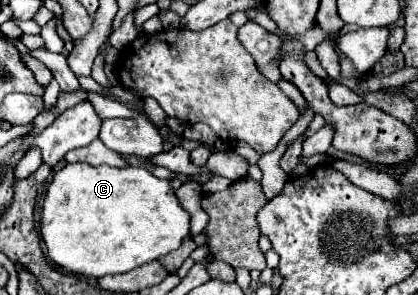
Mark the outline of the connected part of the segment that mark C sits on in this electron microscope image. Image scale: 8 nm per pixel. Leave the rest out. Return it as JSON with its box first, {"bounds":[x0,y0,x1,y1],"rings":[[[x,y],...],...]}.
{"bounds":[41,163,191,277],"rings":[[[73,163],[55,173],[47,187],[41,209],[41,237],[47,245],[47,255],[59,267],[87,277],[105,277],[111,273],[127,273],[139,265],[151,263],[161,255],[179,249],[189,237],[191,215],[181,207],[167,179],[157,179],[145,167],[109,167]]]}

